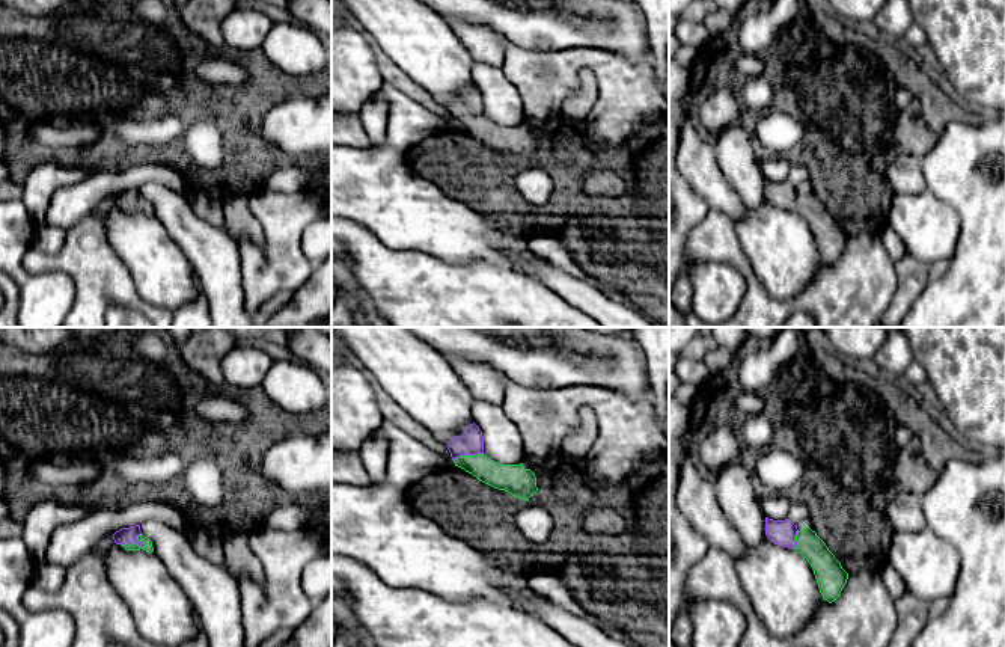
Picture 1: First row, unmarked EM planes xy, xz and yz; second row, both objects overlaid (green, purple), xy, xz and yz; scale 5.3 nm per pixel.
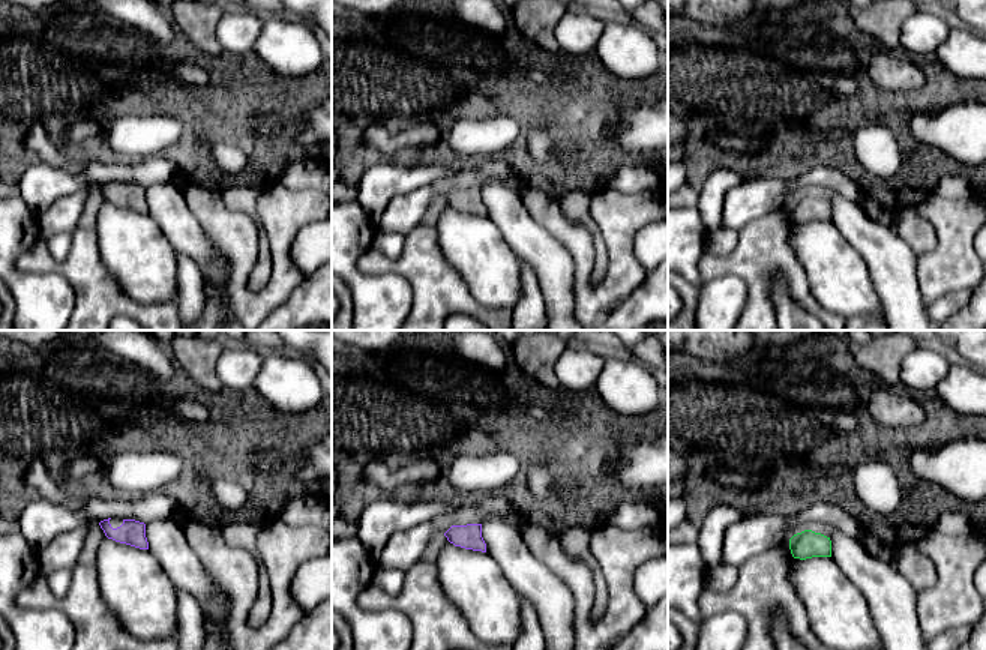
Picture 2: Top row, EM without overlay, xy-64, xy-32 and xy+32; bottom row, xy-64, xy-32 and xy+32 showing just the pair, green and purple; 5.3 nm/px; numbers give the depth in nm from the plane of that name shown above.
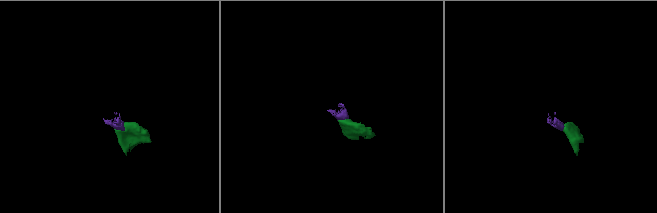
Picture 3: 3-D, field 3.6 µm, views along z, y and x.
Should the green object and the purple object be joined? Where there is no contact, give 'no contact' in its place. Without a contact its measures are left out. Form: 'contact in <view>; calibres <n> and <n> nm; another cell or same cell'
contact in xy; calibres 50 and 100 nm; same cell

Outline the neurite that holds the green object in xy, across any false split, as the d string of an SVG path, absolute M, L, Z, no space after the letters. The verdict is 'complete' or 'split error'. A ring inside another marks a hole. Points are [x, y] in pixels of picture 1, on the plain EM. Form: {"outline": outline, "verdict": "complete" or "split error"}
{"outline": "M134 187L130 190L122 190L116 193L113 198L116 207L121 207L125 213L146 213L154 214L152 204L145 199L140 193L140 187Z", "verdict": "split error"}

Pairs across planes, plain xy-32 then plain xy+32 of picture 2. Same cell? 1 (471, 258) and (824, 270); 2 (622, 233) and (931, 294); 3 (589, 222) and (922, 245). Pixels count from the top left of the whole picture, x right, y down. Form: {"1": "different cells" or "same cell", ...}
{"1": "same cell", "2": "same cell", "3": "same cell"}

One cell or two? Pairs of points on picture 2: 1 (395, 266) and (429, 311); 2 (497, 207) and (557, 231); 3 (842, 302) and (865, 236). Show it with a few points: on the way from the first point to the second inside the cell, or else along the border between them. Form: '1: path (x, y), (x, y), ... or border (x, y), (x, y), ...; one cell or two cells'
1: path (408, 270), (429, 291), (429, 297); one cell
2: border (521, 194), (521, 201), (527, 212), (560, 242); two cells
3: border (836, 225), (865, 263), (872, 285); two cells

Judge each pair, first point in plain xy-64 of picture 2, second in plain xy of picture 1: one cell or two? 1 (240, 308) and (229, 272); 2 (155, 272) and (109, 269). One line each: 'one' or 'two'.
1: two
2: two

